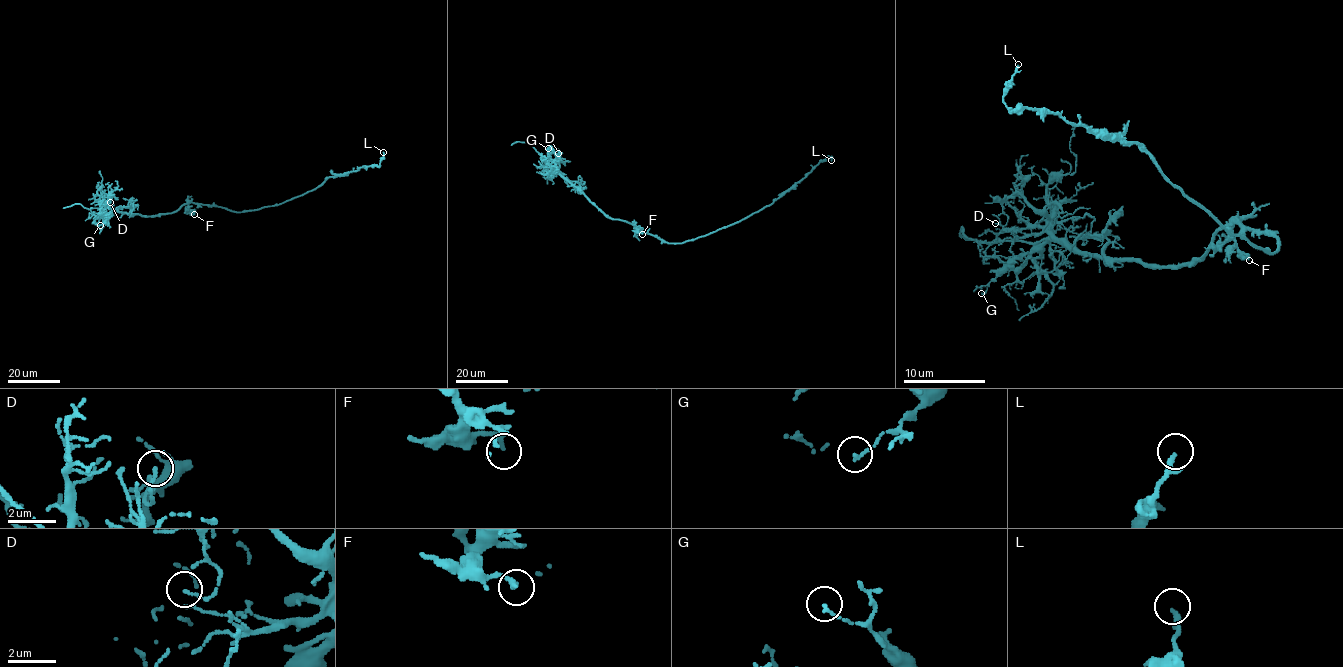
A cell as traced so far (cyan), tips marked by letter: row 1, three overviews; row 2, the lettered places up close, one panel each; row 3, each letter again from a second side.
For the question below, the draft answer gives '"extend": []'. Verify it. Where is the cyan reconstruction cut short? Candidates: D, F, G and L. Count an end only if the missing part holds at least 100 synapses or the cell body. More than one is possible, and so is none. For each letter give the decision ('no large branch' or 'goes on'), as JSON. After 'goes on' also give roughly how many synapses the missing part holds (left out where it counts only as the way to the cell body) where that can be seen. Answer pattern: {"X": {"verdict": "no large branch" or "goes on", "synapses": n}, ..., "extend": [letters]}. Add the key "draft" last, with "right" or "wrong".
{"D": {"verdict": "no large branch"}, "F": {"verdict": "no large branch"}, "G": {"verdict": "no large branch"}, "L": {"verdict": "no large branch"}, "extend": [], "draft": "right"}

